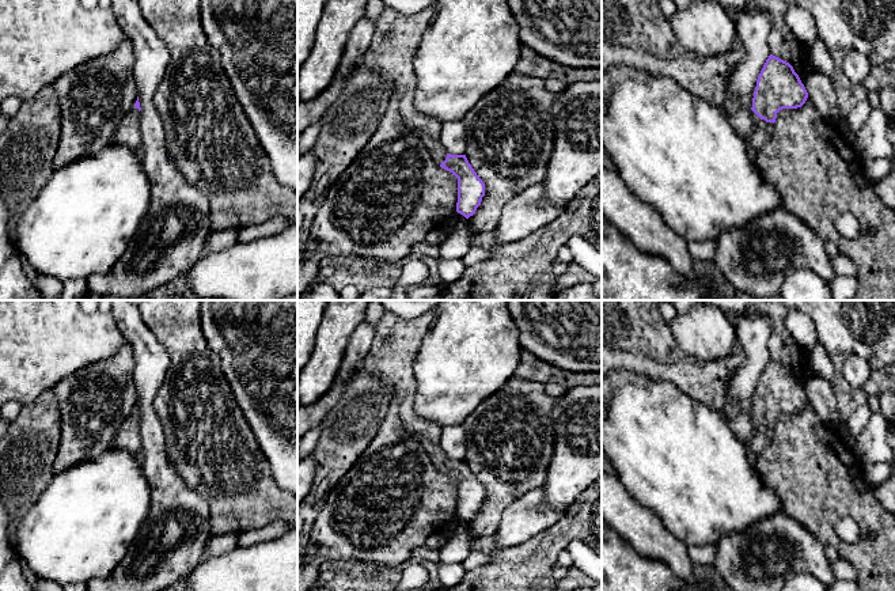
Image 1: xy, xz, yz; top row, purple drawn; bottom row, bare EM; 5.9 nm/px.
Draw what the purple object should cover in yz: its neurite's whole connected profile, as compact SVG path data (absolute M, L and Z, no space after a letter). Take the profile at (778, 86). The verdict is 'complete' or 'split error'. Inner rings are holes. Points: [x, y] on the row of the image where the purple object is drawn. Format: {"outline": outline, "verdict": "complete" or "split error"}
{"outline": "M770 54L758 76L754 91L751 149L754 152L761 149L771 137L780 110L801 107L807 98L808 92L793 67Z", "verdict": "split error"}

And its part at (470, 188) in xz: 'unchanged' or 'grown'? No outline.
grown

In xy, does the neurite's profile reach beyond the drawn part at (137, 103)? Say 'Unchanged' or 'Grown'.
Grown

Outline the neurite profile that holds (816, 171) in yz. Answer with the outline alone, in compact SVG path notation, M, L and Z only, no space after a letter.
M807 98L797 109L782 109L777 113L773 135L766 144L754 152L754 160L763 177L780 192L786 209L803 220L820 239L838 246L839 254L849 257L857 266L857 295L852 300L895 300L895 212L875 192L865 177L854 148L846 141L838 125L827 122ZM842 213L853 213L860 223L856 239L843 238L835 227Z

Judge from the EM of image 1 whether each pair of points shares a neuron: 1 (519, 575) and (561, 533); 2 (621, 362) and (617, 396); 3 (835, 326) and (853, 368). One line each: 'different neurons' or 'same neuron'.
1: same neuron
2: different neurons
3: different neurons

